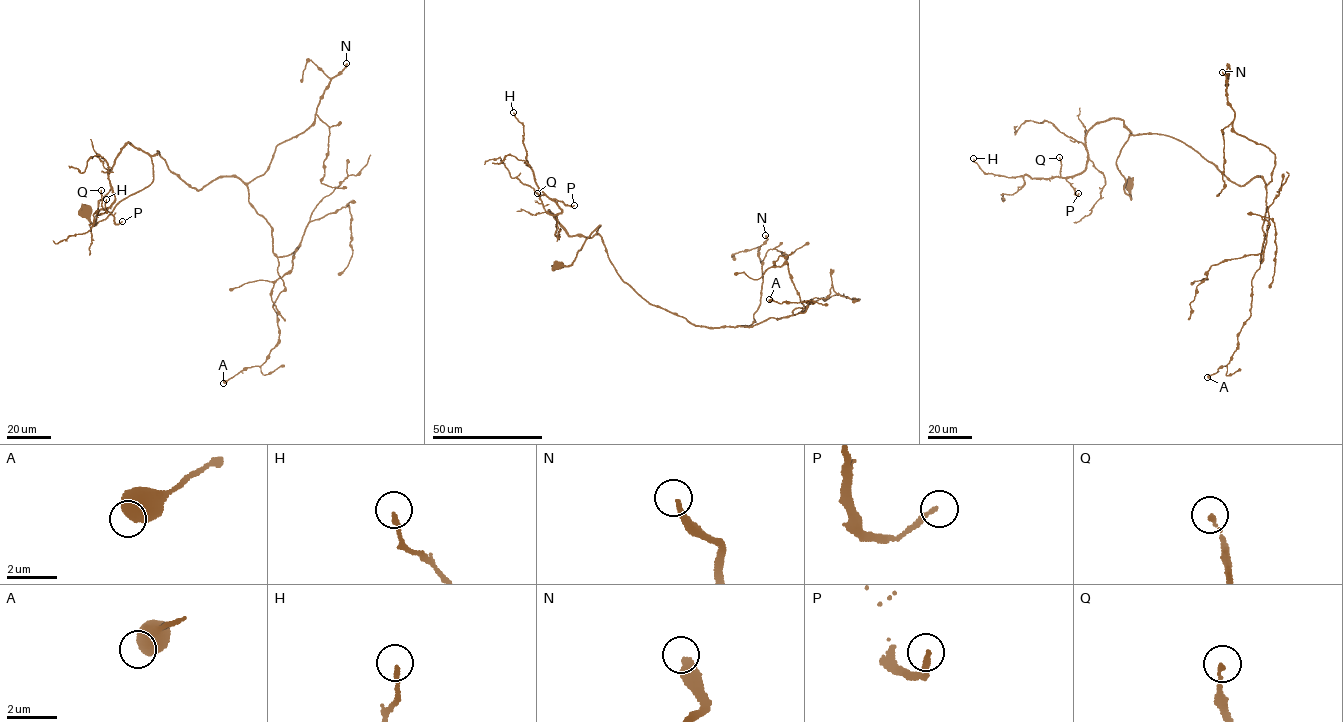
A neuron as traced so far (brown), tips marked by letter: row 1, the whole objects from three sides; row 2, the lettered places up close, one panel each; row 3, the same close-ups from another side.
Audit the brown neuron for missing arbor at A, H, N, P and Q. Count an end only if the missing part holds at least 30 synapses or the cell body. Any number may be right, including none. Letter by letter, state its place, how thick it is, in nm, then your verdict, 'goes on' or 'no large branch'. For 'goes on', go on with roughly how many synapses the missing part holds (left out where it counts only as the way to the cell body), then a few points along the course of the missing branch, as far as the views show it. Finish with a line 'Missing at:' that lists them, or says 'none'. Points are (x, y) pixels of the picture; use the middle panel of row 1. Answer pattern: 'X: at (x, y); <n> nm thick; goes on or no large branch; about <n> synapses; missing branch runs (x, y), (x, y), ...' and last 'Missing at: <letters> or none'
A: at (769, 299); 650 nm thick; no large branch
H: at (513, 112); 160 nm thick; no large branch
N: at (765, 235); 280 nm thick; goes on; about 60 synapses; missing branch runs (765, 235), (782, 231), (808, 234)
P: at (574, 205); 160 nm thick; no large branch
Q: at (537, 193); 150 nm thick; no large branch
Missing at: N

